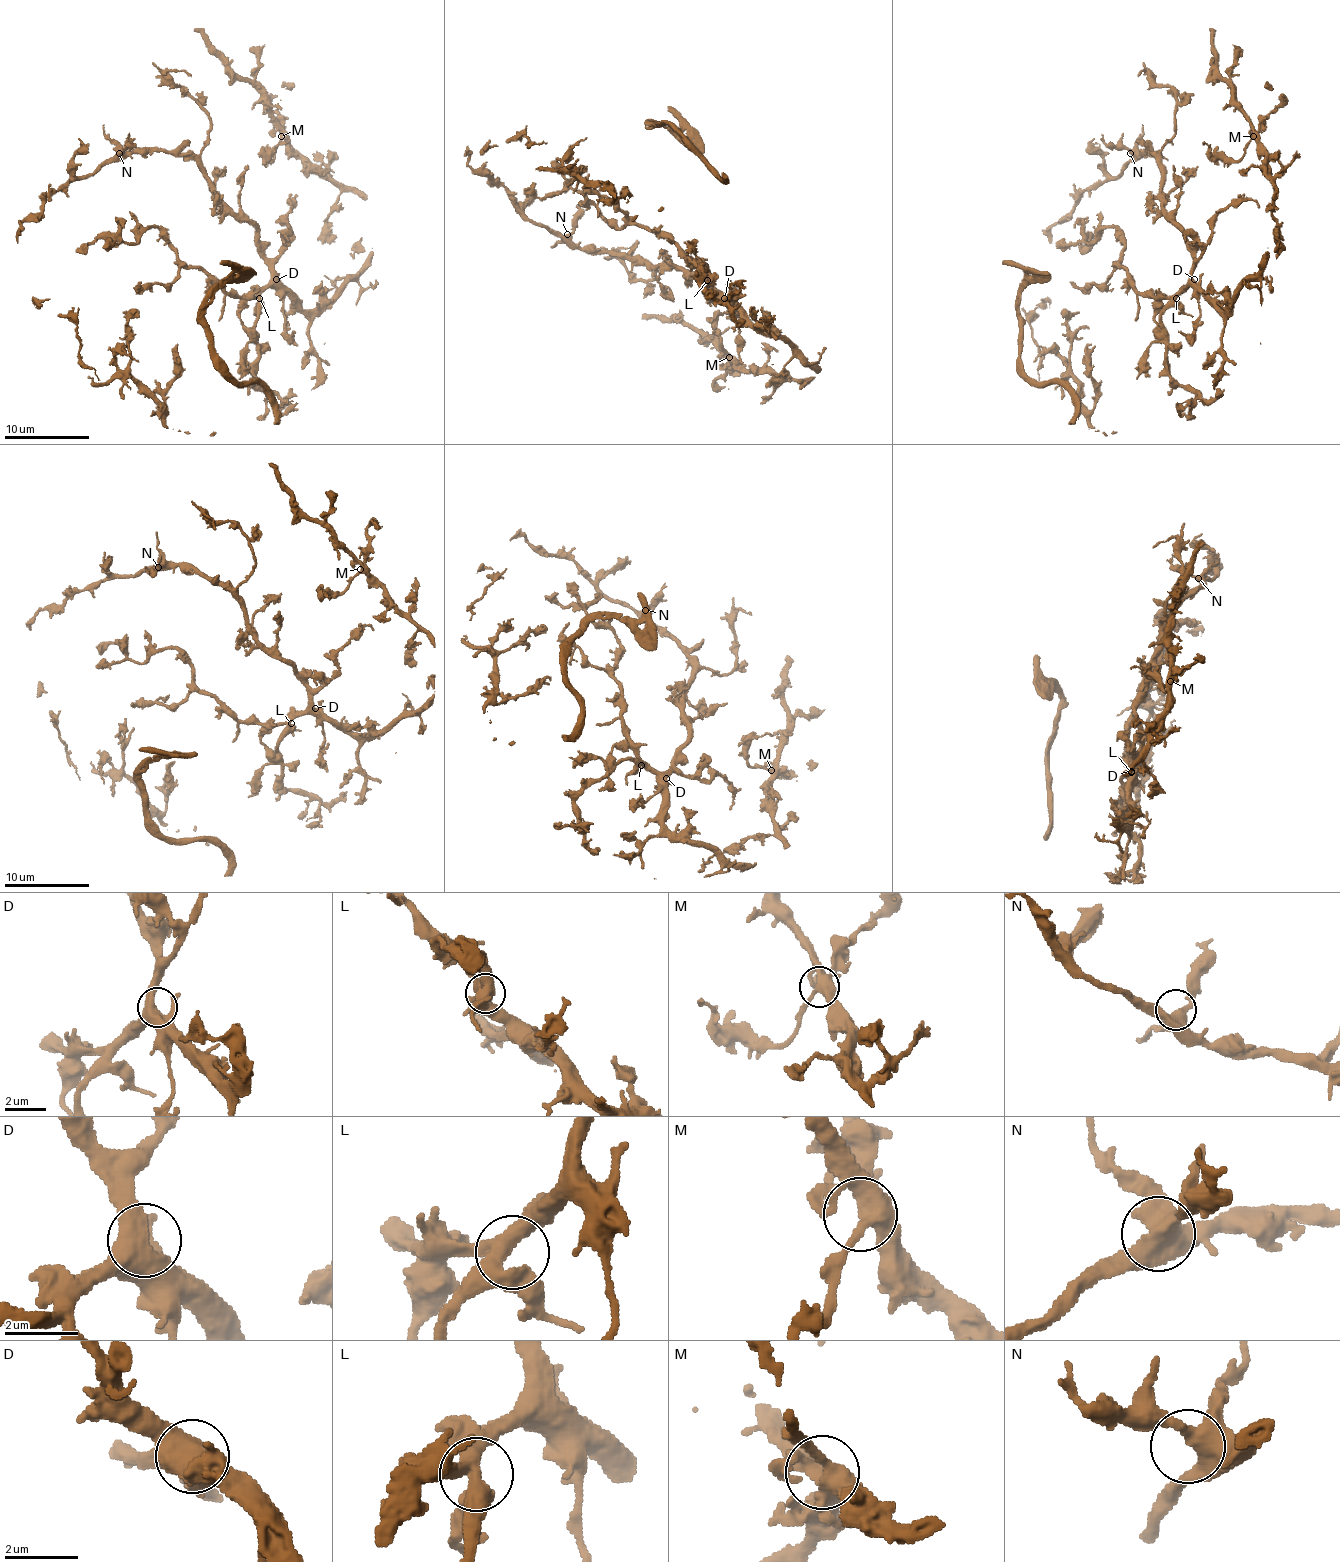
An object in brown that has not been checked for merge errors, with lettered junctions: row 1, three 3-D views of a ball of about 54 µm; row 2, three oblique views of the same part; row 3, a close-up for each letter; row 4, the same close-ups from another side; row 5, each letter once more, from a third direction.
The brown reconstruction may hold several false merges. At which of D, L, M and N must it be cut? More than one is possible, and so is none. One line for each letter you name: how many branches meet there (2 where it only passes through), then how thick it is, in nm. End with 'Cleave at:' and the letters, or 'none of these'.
Cleave at: none of these

